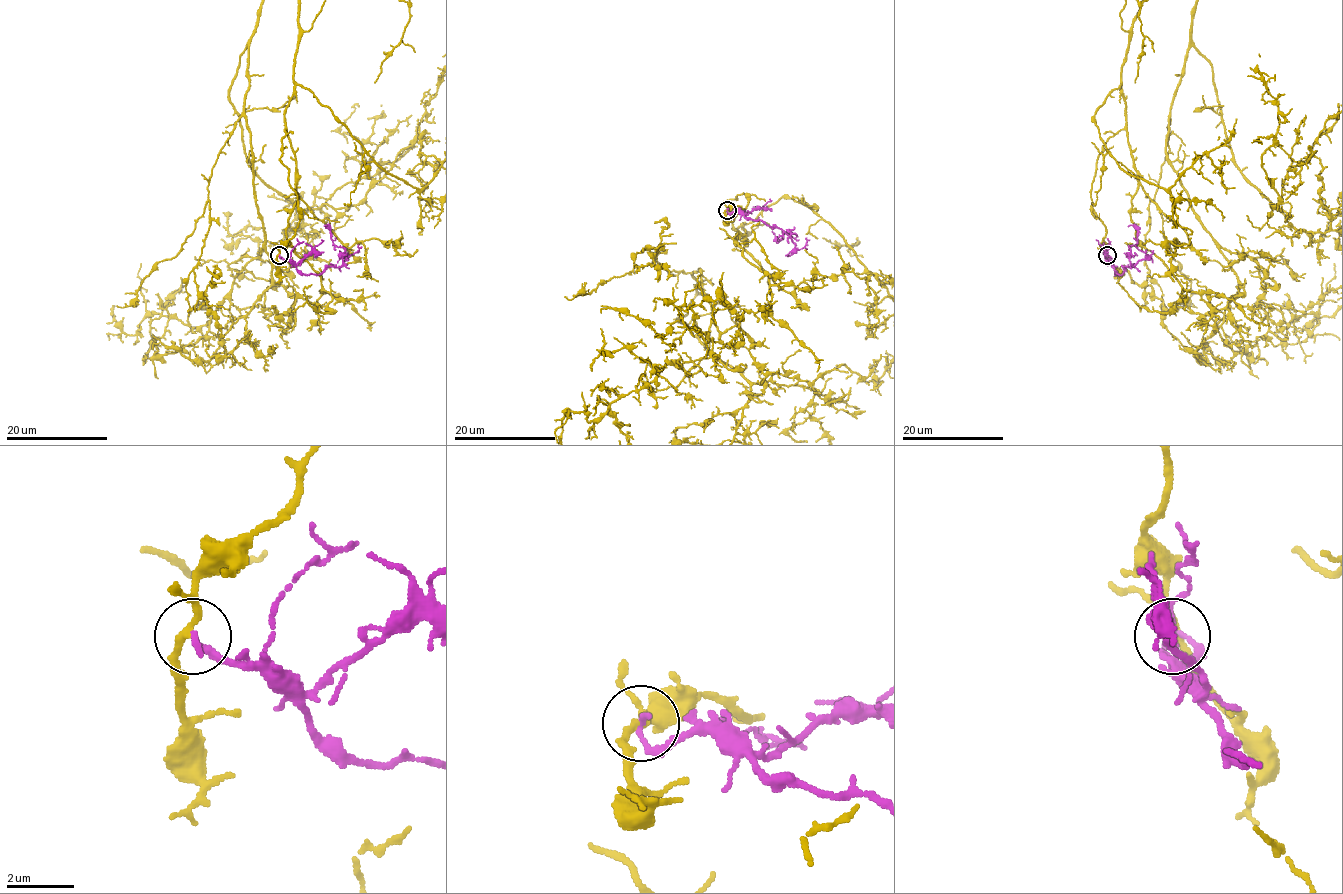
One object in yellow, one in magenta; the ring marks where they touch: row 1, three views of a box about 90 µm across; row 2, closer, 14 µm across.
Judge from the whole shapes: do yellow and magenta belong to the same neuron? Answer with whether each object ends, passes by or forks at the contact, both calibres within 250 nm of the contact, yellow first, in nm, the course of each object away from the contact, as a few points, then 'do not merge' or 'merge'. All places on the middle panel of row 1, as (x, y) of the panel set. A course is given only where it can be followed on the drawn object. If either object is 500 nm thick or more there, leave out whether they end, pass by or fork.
yellow passes by; magenta ends there; 170 nm thick on the yellow side, 170 nm on the other; magenta runs (726, 210), (739, 211), (752, 220), (765, 221), (788, 234), (793, 233), (786, 232), (779, 240), (772, 230); do not merge

